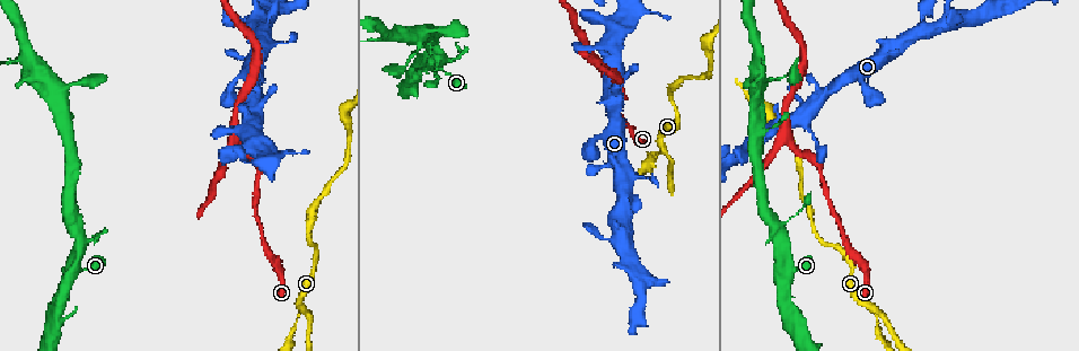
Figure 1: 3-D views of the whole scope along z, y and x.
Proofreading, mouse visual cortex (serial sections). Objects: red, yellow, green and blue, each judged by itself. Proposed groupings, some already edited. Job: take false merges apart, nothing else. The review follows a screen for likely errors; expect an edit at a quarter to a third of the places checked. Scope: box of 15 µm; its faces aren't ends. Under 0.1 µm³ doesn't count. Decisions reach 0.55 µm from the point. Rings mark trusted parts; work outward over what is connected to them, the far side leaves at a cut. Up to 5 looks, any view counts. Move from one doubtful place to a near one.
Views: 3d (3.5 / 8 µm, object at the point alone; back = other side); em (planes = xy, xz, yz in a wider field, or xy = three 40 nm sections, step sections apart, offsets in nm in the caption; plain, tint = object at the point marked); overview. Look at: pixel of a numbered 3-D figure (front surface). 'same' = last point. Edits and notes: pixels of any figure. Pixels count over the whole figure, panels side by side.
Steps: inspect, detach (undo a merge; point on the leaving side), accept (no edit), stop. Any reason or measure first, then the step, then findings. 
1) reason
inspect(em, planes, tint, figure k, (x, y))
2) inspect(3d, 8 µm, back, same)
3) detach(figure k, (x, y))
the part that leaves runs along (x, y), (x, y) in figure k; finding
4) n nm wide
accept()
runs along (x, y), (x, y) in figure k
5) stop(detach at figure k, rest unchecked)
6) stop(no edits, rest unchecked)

a narrow waist
inspect(3d, 3.5 µm, figure 1, (873, 308))

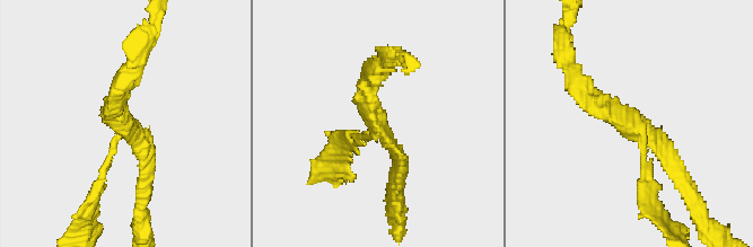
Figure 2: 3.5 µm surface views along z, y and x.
3 arms; arms of 100, 200, 250 nm
inspect(em, xy, step 2, tint, figure 2, (379, 129))

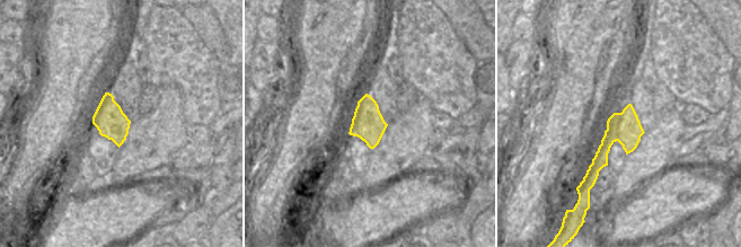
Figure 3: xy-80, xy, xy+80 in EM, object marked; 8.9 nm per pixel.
detach(figure 2, (646, 170))
the part that leaves runs along (641, 135), (641, 194), (664, 229) in figure 2; two cells meet here

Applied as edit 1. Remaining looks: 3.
inspect(overview)

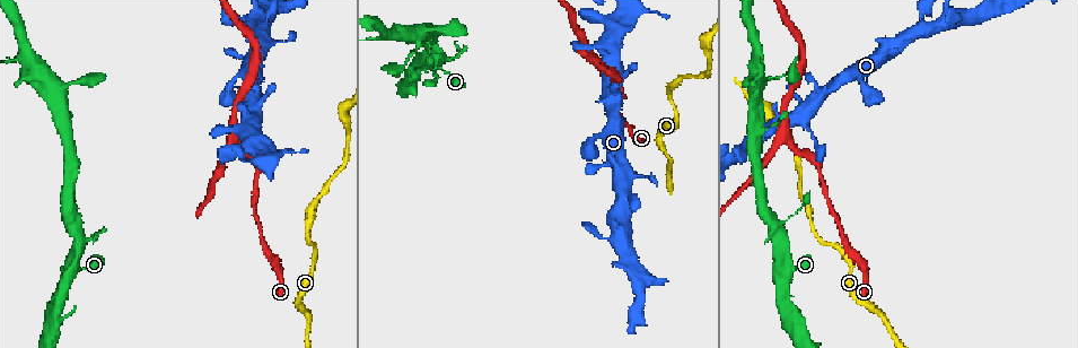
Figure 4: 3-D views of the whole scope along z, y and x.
a narrow waist
inspect(3d, 3.5 µm, figure 4, (75, 269))

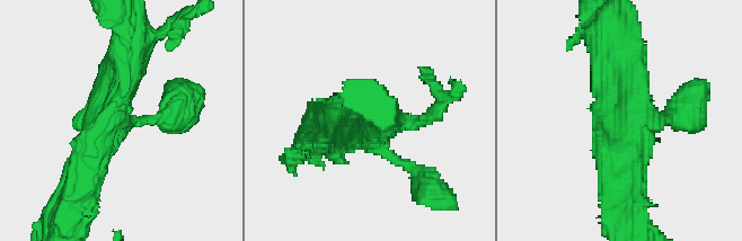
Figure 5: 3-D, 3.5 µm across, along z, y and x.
inspect(em, xy, step 3, tint, figure 5, (633, 115))

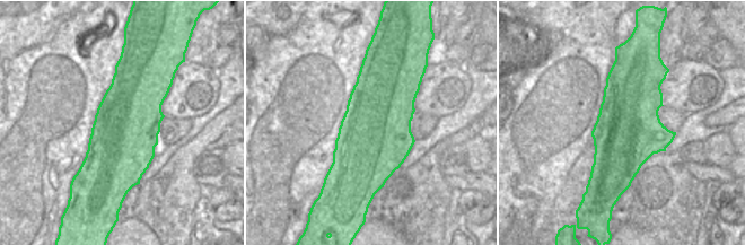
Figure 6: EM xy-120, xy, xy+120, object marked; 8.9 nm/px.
accept()
runs along (680, 114), (637, 122), (619, 48) in figure 5; one cell here

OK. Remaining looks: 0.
stop(detach at figure 2, rest unchecked)

